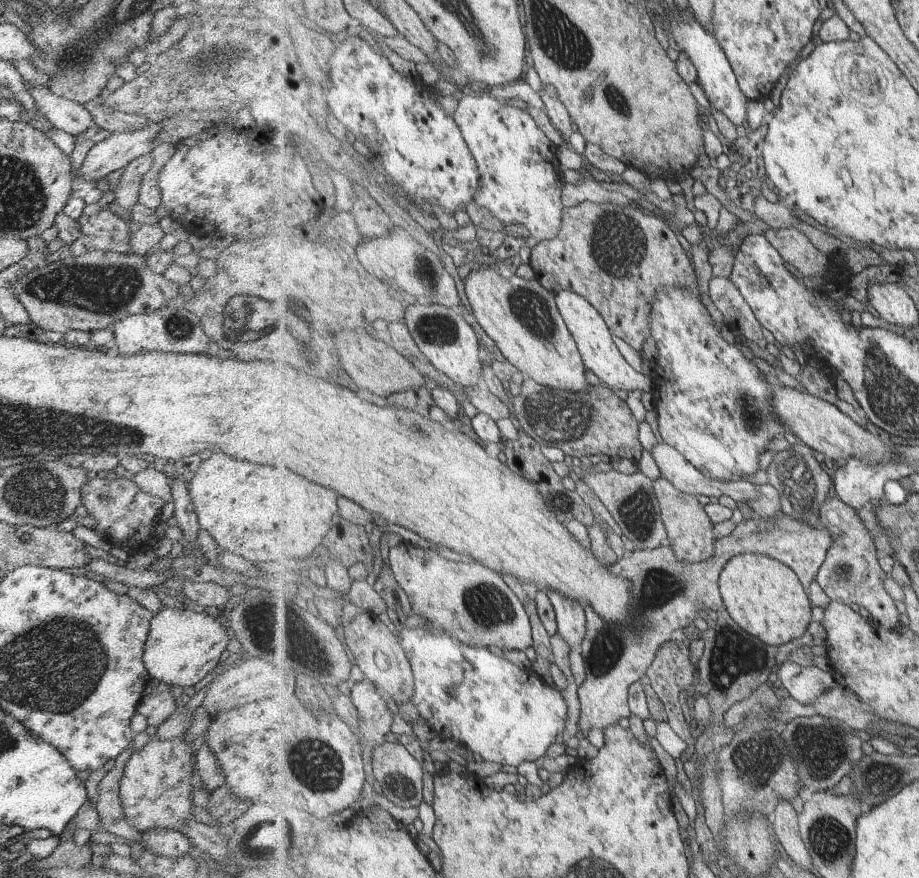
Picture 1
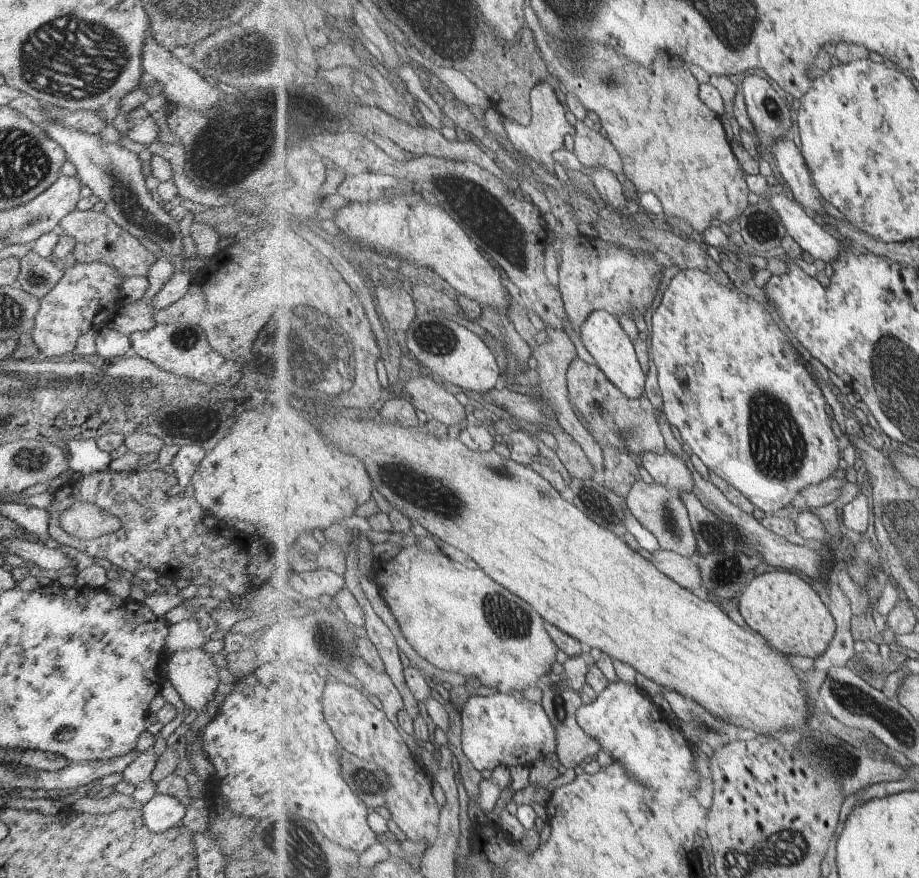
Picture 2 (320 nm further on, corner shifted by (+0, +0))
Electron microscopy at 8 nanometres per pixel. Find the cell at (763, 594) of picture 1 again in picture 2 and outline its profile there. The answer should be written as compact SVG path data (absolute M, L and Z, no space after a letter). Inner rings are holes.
M769 570L765 574L755 576L739 597L738 608L746 624L762 635L769 642L769 646L781 654L819 658L831 646L837 633L836 621L829 607L825 606L825 602L821 600L821 596L815 592L815 588L809 584L809 581L805 581L802 574L793 571Z

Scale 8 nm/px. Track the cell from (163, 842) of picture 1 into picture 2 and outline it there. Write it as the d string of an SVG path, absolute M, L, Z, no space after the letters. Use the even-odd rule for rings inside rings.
M155 793L142 807L144 825L154 833L180 824L185 804L174 796Z

